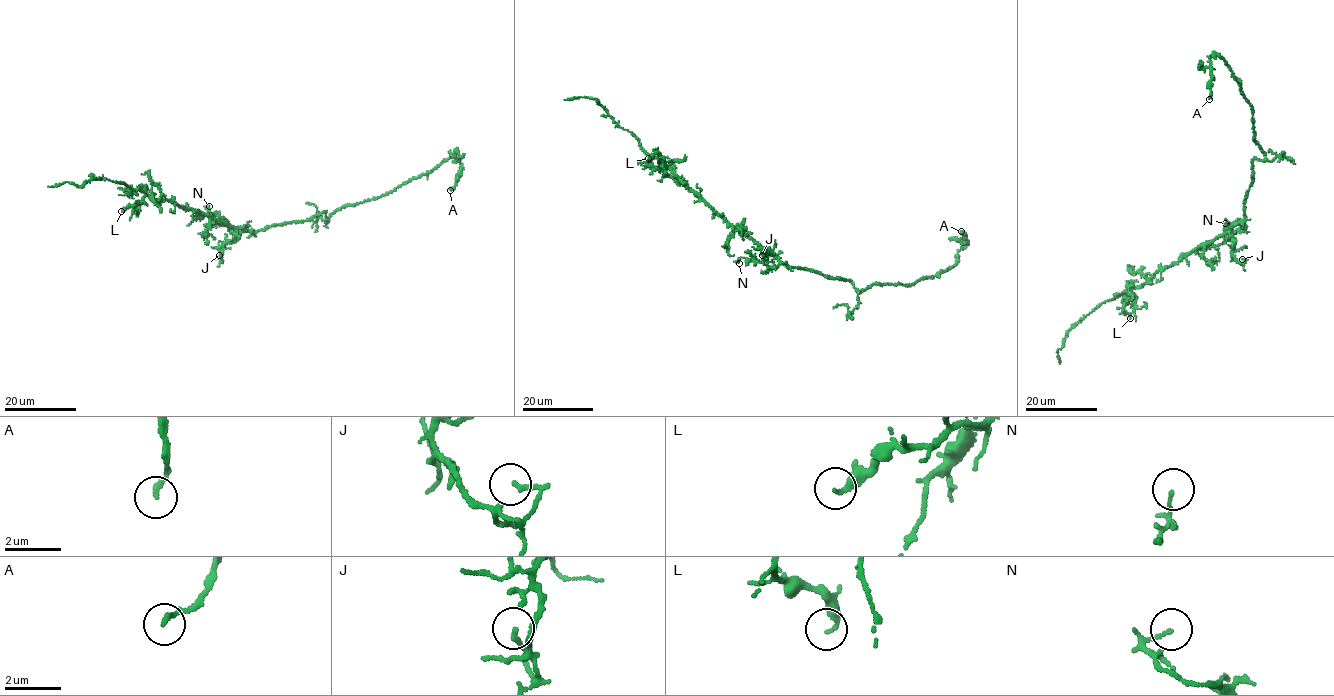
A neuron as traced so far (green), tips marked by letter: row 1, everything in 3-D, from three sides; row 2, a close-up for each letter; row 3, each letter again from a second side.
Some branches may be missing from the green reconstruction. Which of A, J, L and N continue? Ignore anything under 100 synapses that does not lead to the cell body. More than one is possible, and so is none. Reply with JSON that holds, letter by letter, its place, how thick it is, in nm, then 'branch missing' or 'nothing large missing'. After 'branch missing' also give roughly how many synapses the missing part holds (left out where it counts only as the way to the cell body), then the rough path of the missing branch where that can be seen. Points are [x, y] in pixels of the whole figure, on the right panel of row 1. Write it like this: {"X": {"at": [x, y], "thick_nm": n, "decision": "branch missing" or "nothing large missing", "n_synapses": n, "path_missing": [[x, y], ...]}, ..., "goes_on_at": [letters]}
{"A": {"at": [1209, 99], "thick_nm": 190, "decision": "nothing large missing"}, "J": {"at": [1242, 259], "thick_nm": 150, "decision": "nothing large missing"}, "L": {"at": [1130, 318], "thick_nm": 200, "decision": "nothing large missing"}, "N": {"at": [1225, 223], "thick_nm": 80, "decision": "nothing large missing"}, "goes_on_at": []}

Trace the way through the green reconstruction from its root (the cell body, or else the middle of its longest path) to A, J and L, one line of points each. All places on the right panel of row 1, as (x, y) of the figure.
A: (1244, 218), (1253, 159), (1265, 155), (1254, 140), (1251, 106), (1217, 55), (1209, 57), (1209, 99)
J: (1244, 218), (1230, 232), (1233, 255), (1243, 264), (1246, 260), (1242, 259)
L: (1244, 218), (1227, 233), (1133, 288), (1123, 311), (1129, 314), (1130, 318)

